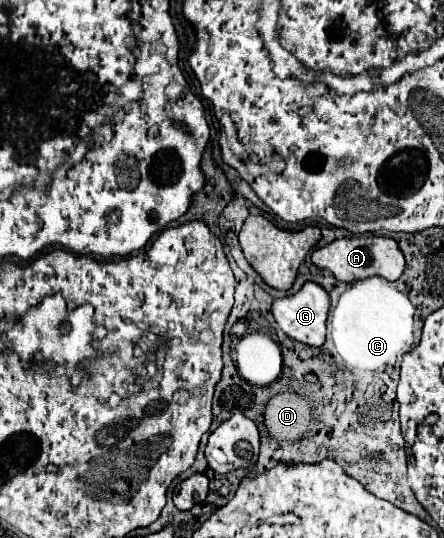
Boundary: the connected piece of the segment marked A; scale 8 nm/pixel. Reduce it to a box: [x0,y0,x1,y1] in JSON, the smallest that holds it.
[312,235,404,283]

